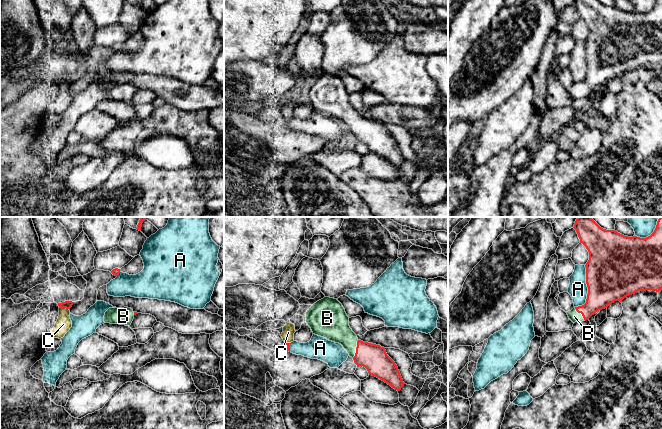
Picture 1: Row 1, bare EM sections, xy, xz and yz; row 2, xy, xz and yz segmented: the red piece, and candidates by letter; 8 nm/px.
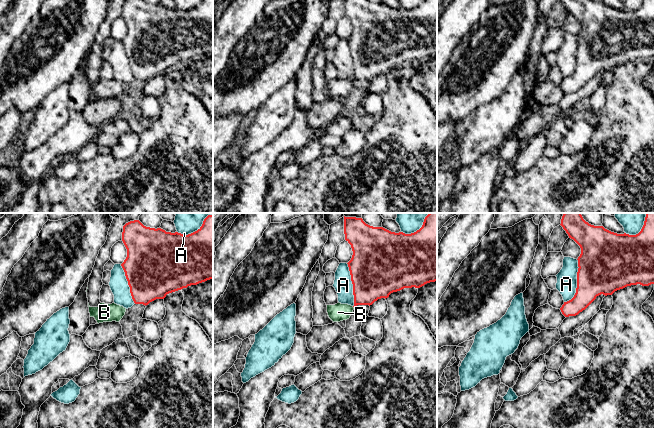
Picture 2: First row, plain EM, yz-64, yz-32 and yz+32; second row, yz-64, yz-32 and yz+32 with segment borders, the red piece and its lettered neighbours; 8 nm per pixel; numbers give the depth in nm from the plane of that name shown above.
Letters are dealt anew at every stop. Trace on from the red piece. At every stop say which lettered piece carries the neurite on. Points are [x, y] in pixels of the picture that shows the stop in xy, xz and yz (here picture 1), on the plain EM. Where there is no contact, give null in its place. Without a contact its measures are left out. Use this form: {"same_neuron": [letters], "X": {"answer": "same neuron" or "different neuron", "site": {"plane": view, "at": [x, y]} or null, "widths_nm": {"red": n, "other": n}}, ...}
{"same_neuron": ["B", "C"], "A": {"answer": "different neuron", "site": {"plane": "yz", "at": [588, 65]}, "widths_nm": {"red": 440, "other": 150}}, "B": {"answer": "same neuron", "site": {"plane": "xz", "at": [356, 125]}, "widths_nm": {"red": 220, "other": 220}}, "C": {"answer": "same neuron", "site": {"plane": "xy", "at": [64, 83]}, "widths_nm": {"red": 60, "other": 130}}}

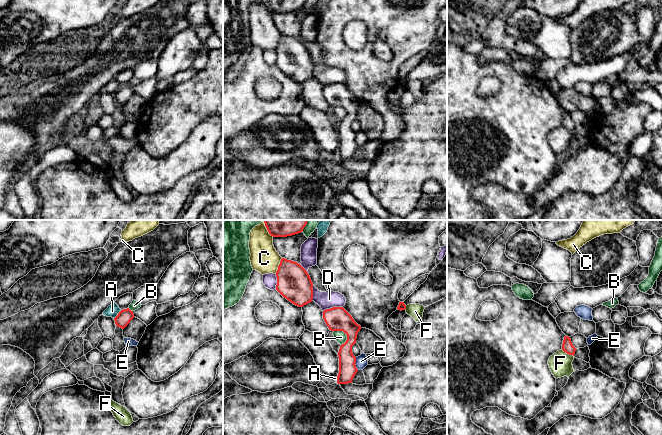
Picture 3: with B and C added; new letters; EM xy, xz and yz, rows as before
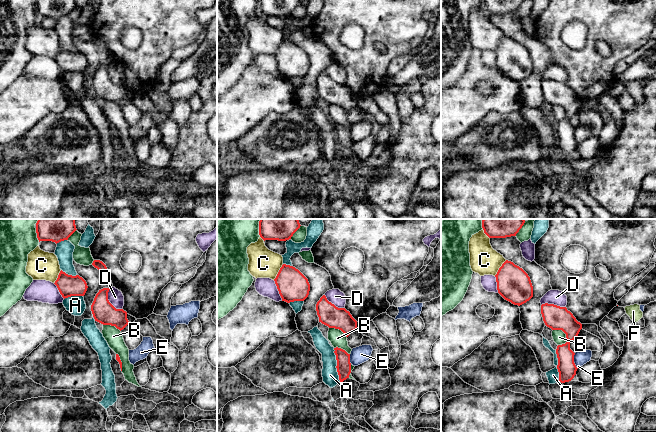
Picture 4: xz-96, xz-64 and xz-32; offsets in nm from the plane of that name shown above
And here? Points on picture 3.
{"same_neuron": [], "A": {"answer": "different neuron", "site": {"plane": "xy", "at": [118, 90]}, "widths_nm": {"red": 120, "other": 100}}, "B": {"answer": "different neuron", "site": {"plane": "xz", "at": [346, 110]}, "widths_nm": {"red": 190, "other": 90}}, "C": {"answer": "different neuron", "site": {"plane": "xz", "at": [278, 42]}, "widths_nm": {"red": 280, "other": 220}}, "D": {"answer": "different neuron", "site": {"plane": "xz", "at": [333, 83]}, "widths_nm": {"red": 190, "other": 140}}, "E": {"answer": "different neuron", "site": {"plane": "xz", "at": [355, 138]}, "widths_nm": {"red": 140, "other": 100}}, "F": {"answer": "different neuron", "site": {"plane": "yz", "at": [567, 129]}, "widths_nm": {"red": 90, "other": 190}}}

